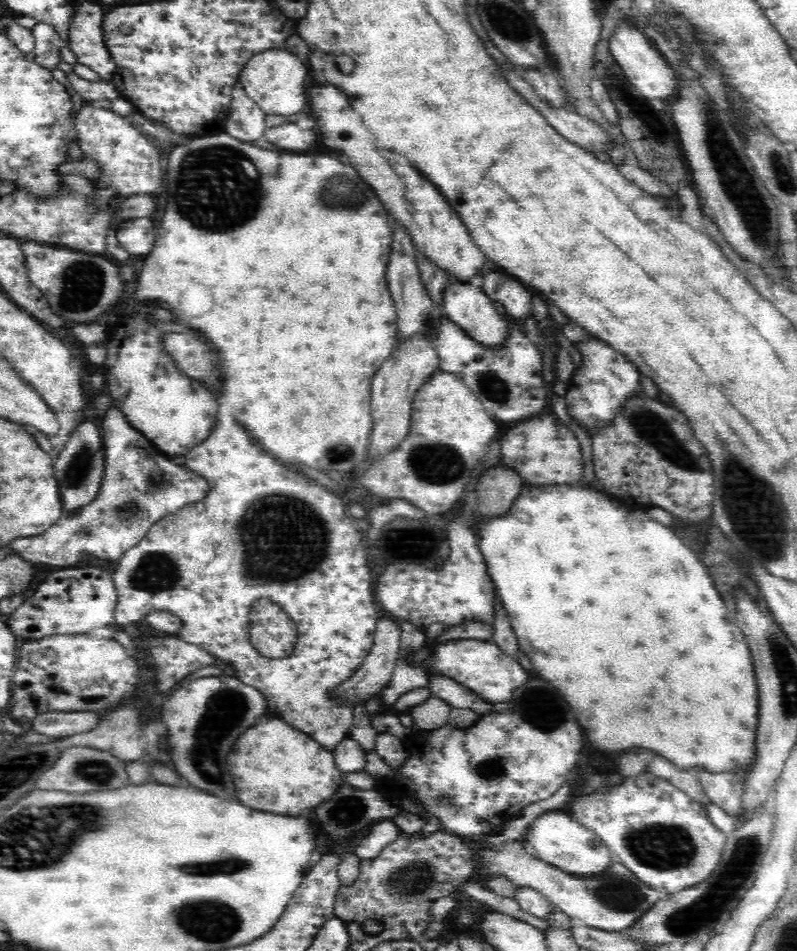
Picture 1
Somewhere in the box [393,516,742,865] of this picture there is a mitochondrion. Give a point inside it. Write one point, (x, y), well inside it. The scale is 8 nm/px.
(534, 703)

